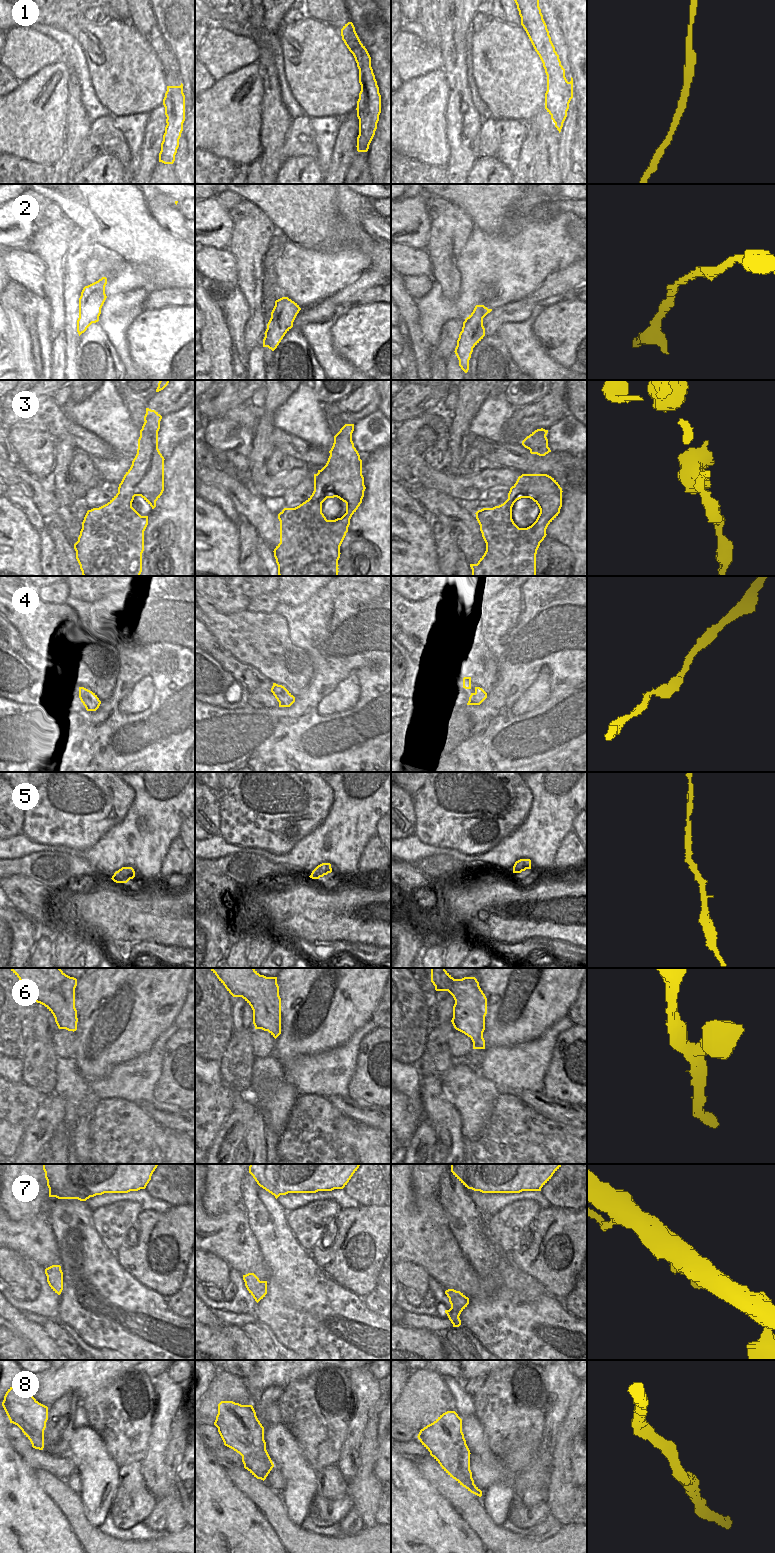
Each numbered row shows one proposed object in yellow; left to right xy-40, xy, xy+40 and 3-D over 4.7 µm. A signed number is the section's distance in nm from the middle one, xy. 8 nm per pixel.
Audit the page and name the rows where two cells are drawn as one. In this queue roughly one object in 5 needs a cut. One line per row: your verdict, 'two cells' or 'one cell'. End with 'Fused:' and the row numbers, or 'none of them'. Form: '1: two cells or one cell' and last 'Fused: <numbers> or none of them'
1: one cell
2: one cell
3: two cells
4: one cell
5: one cell
6: one cell
7: one cell
8: one cell
Fused: 3

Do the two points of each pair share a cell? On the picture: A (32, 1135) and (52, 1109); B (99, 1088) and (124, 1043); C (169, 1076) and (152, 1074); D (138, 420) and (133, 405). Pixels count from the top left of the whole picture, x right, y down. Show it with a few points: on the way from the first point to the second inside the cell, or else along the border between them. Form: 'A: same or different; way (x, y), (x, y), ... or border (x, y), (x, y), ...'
A: same; way (36, 1130), (49, 1116)
B: different; border (129, 1059), (116, 1064), (103, 1076), (89, 1081)
C: different; border (164, 1052), (161, 1075), (153, 1092), (154, 1098)
D: same; way (138, 416), (137, 409)

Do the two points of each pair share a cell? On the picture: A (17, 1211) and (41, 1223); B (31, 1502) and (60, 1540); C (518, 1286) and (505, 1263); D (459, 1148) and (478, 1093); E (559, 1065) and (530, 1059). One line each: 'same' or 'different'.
A: different
B: same
C: same
D: different
E: different

